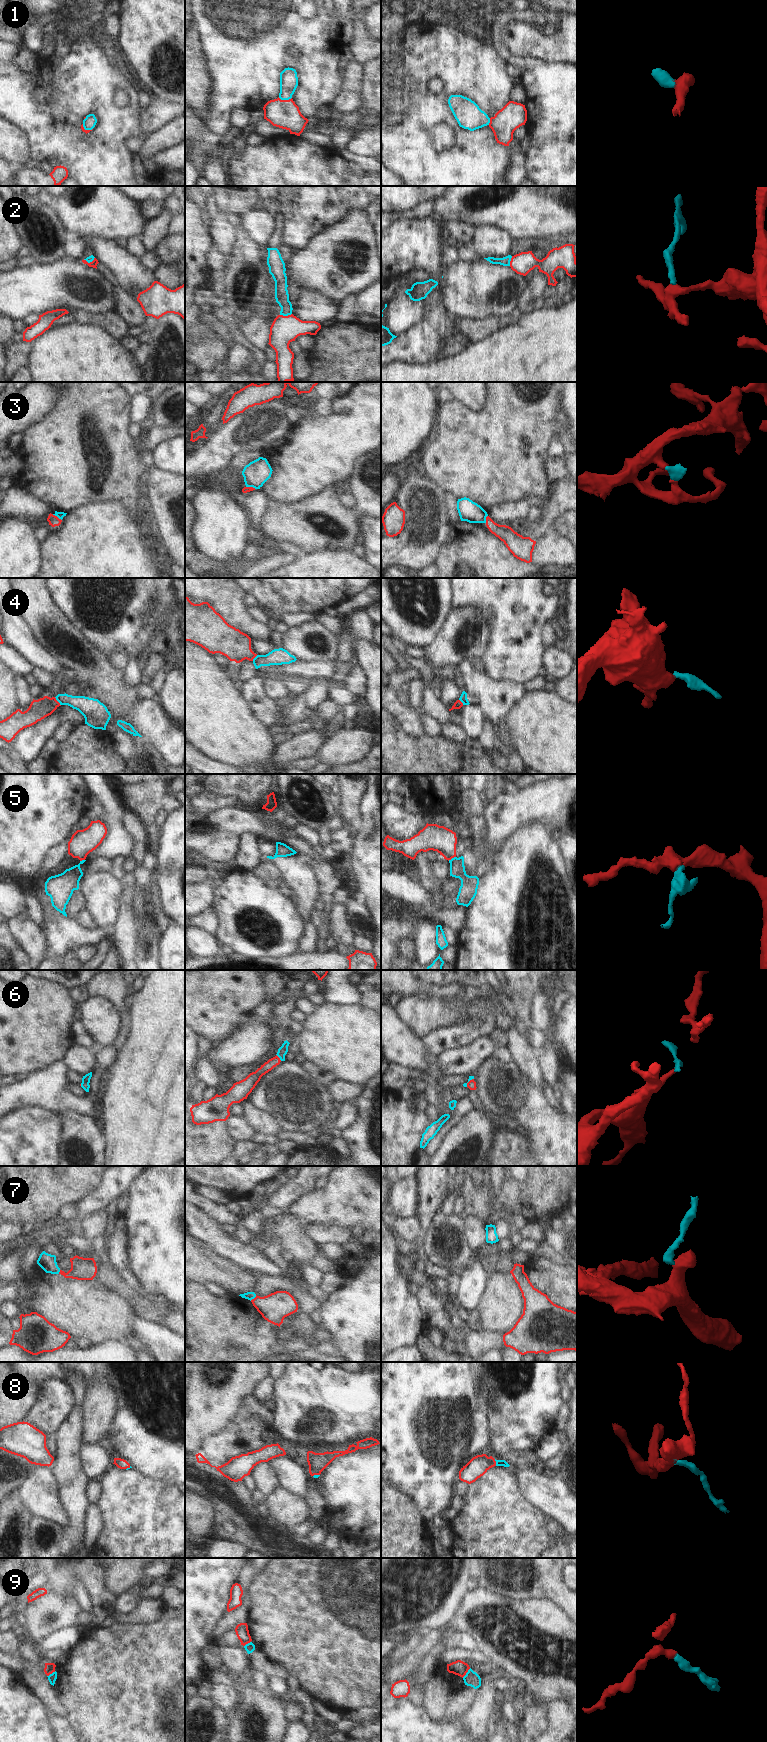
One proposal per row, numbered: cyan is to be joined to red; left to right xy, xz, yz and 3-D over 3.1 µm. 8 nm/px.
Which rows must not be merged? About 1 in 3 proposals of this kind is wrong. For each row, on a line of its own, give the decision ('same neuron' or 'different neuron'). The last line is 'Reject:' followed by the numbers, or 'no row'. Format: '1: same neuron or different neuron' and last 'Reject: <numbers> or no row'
1: same neuron
2: different neuron
3: different neuron
4: different neuron
5: different neuron
6: same neuron
7: different neuron
8: same neuron
9: different neuron
Reject: 2, 3, 4, 5, 7, 9

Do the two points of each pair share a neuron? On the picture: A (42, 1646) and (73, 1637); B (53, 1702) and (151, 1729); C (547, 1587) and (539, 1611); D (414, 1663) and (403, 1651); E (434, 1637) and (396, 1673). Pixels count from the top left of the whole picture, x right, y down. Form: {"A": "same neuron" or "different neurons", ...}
{"A": "same neuron", "B": "different neurons", "C": "different neurons", "D": "different neurons", "E": "same neuron"}

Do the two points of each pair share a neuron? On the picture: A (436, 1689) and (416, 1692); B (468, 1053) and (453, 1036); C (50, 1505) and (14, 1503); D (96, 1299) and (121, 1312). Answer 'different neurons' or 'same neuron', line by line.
A: different neurons
B: different neurons
C: different neurons
D: same neuron

